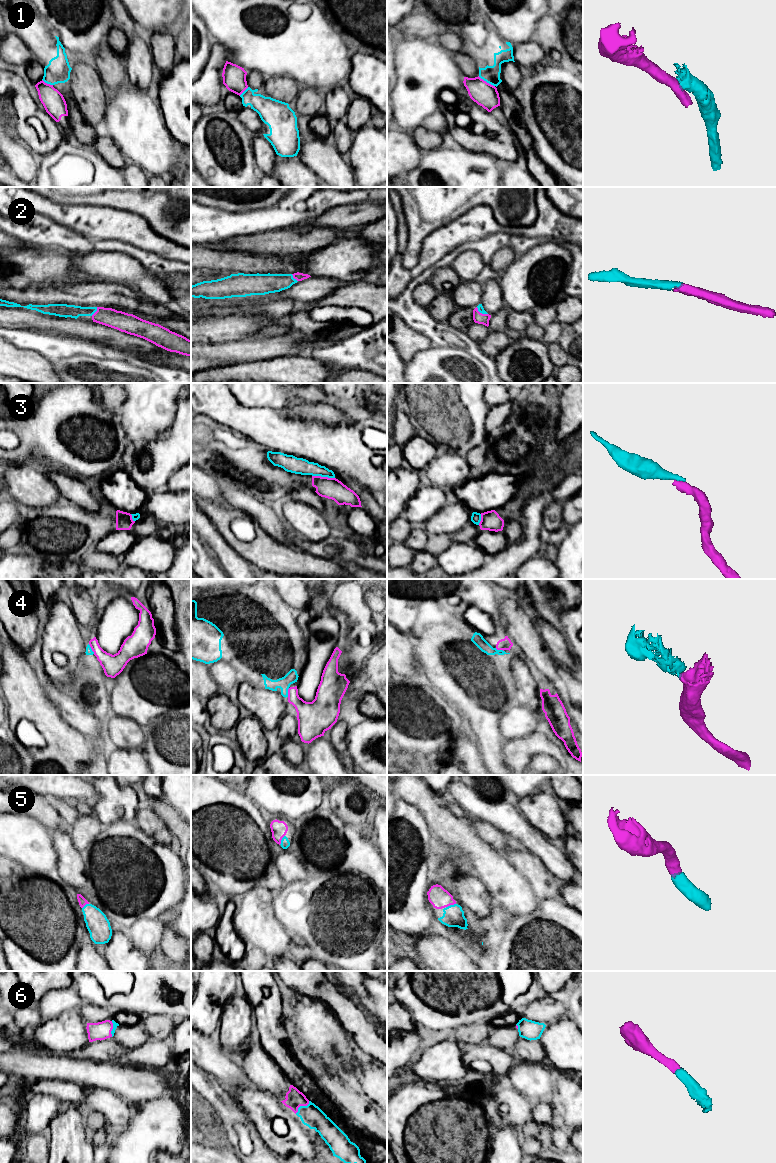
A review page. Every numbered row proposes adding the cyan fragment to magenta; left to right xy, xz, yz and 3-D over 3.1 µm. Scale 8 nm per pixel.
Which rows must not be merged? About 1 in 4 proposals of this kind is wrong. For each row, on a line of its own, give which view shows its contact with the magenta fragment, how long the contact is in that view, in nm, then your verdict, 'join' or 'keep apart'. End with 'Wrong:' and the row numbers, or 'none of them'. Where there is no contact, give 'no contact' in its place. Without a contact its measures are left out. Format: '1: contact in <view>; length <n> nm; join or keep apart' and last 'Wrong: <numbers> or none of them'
1: contact in yz; length 160 nm; keep apart
2: contact in xy; length 90 nm; join
3: contact in xz; length 190 nm; keep apart
4: contact in xy; length 90 nm; keep apart
5: contact in yz; length 90 nm; join
6: contact in xz; length 160 nm; join
Wrong: 1, 3, 4

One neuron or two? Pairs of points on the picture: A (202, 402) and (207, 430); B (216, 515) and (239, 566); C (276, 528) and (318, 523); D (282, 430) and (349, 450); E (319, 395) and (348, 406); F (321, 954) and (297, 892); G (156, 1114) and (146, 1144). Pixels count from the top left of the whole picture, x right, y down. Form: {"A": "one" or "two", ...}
{"A": "two", "B": "two", "C": "two", "D": "one", "E": "one", "F": "one", "G": "one"}

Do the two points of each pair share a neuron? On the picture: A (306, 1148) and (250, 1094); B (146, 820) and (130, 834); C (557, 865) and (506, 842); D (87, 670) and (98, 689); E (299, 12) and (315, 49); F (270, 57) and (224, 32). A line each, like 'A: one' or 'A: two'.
A: one
B: two
C: two
D: one
E: one
F: one

